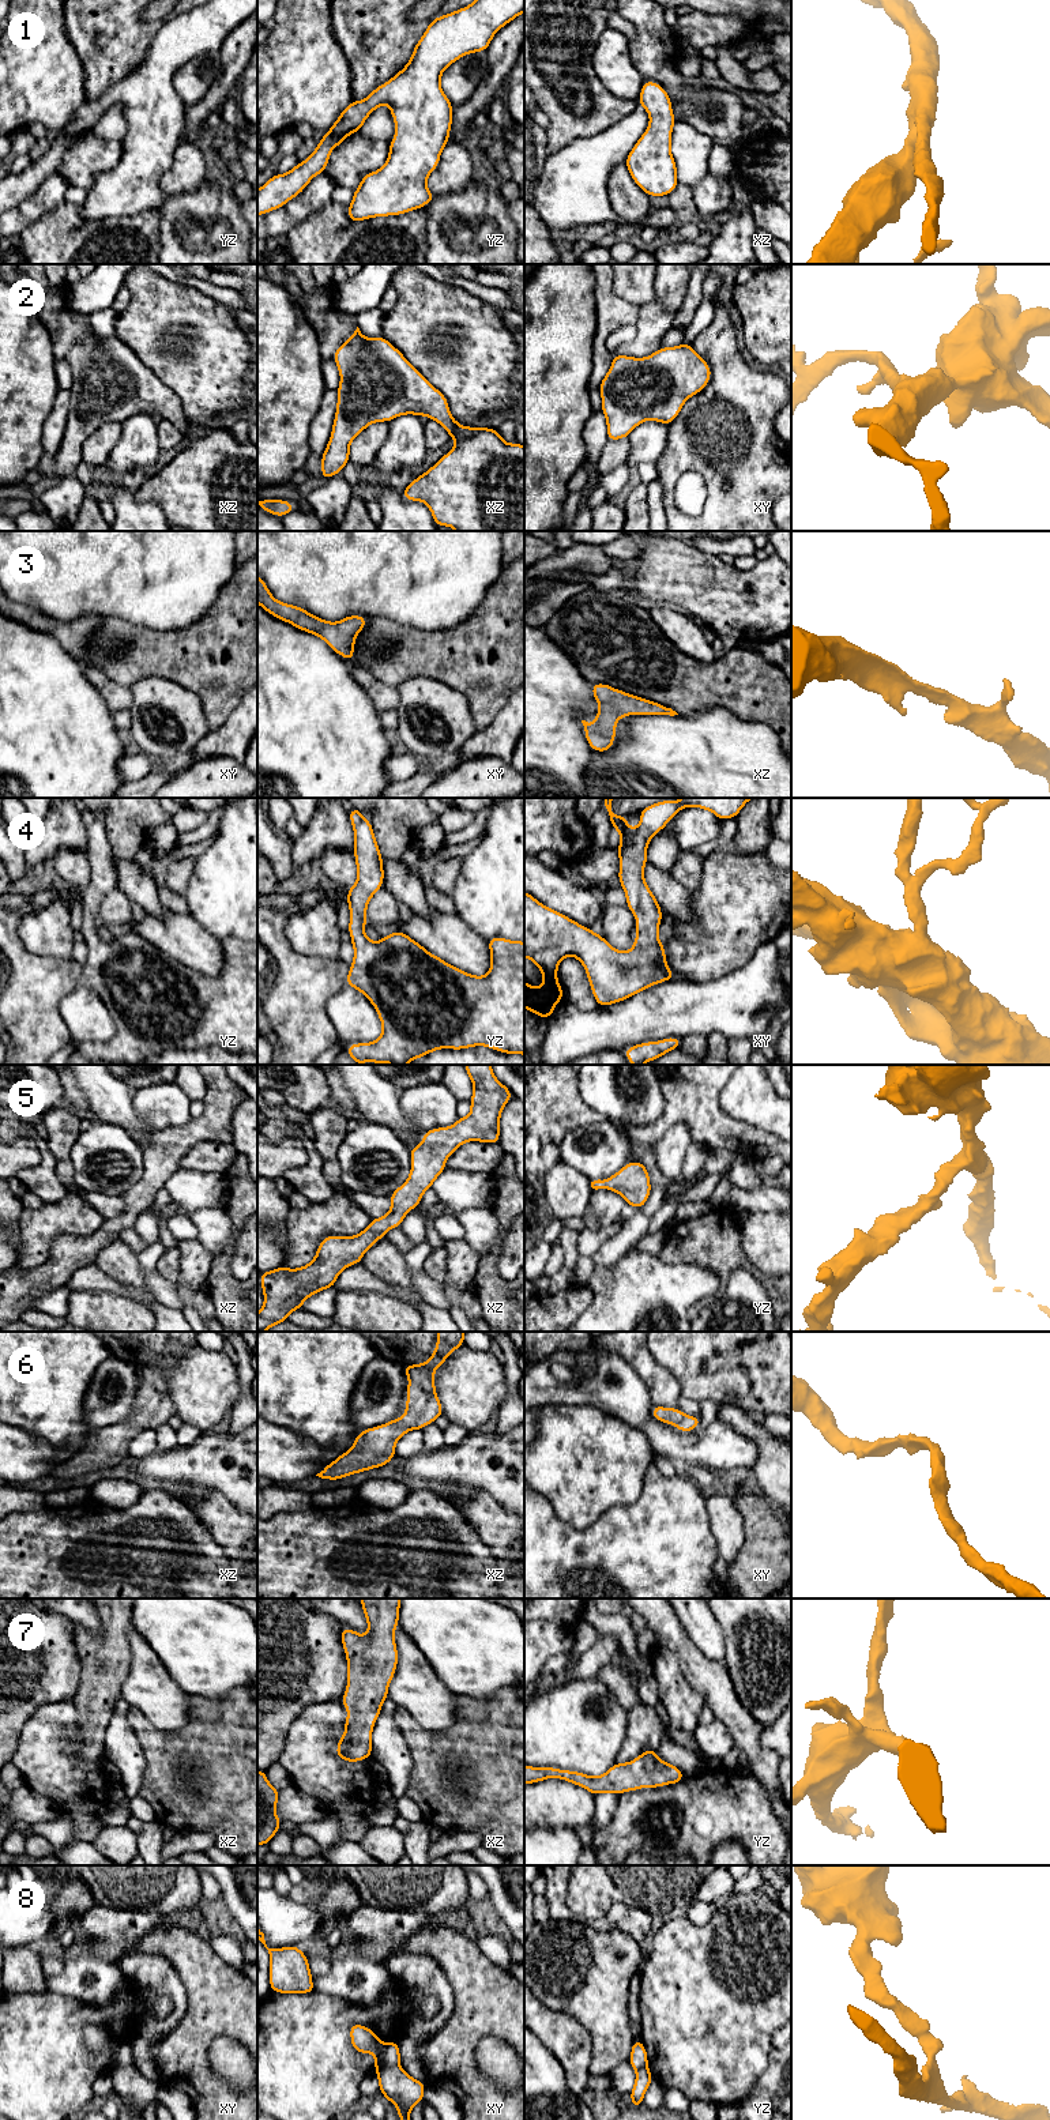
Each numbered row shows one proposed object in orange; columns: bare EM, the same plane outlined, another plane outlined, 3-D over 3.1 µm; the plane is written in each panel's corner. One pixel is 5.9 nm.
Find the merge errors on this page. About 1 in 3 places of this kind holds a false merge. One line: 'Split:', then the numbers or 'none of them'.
Split: 8

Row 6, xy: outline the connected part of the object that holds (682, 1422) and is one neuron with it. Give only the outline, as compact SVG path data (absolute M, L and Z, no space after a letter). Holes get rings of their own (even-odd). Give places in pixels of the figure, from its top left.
M652 1407L652 1417L666 1424L673 1424L680 1431L689 1432L700 1426L701 1420L696 1416L689 1416L678 1408Z

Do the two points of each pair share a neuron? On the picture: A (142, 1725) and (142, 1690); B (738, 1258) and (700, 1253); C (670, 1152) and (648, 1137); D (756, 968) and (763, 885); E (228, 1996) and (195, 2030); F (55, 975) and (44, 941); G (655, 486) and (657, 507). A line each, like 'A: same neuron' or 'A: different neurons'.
A: different neurons
B: same neuron
C: different neurons
D: different neurons
E: same neuron
F: different neurons
G: same neuron

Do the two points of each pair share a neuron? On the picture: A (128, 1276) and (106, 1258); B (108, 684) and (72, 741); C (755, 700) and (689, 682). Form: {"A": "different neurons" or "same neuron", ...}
{"A": "same neuron", "B": "different neurons", "C": "same neuron"}

